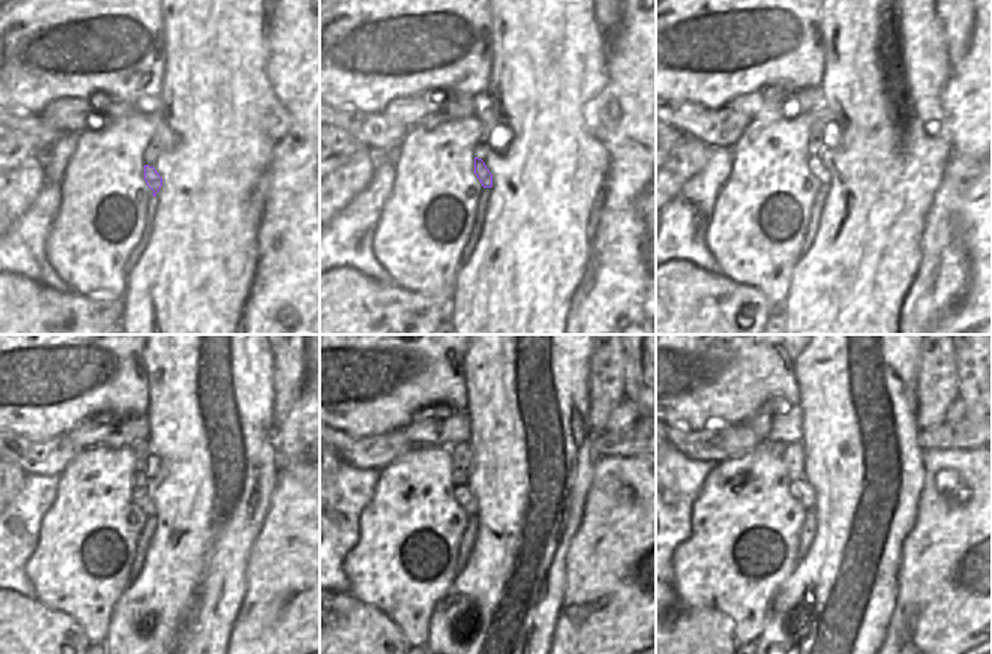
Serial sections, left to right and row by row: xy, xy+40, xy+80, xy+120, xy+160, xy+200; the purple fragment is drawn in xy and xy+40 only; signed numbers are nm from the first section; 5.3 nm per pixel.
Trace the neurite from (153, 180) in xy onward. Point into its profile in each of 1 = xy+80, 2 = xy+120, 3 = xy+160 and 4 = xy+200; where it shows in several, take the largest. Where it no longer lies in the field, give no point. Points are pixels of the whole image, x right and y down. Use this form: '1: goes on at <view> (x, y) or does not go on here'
1: goes on at xy+80 (815, 164)
2: goes on at xy+120 (140, 497)
3: goes on at xy+160 (462, 492)
4: goes on at xy+200 (800, 491)

